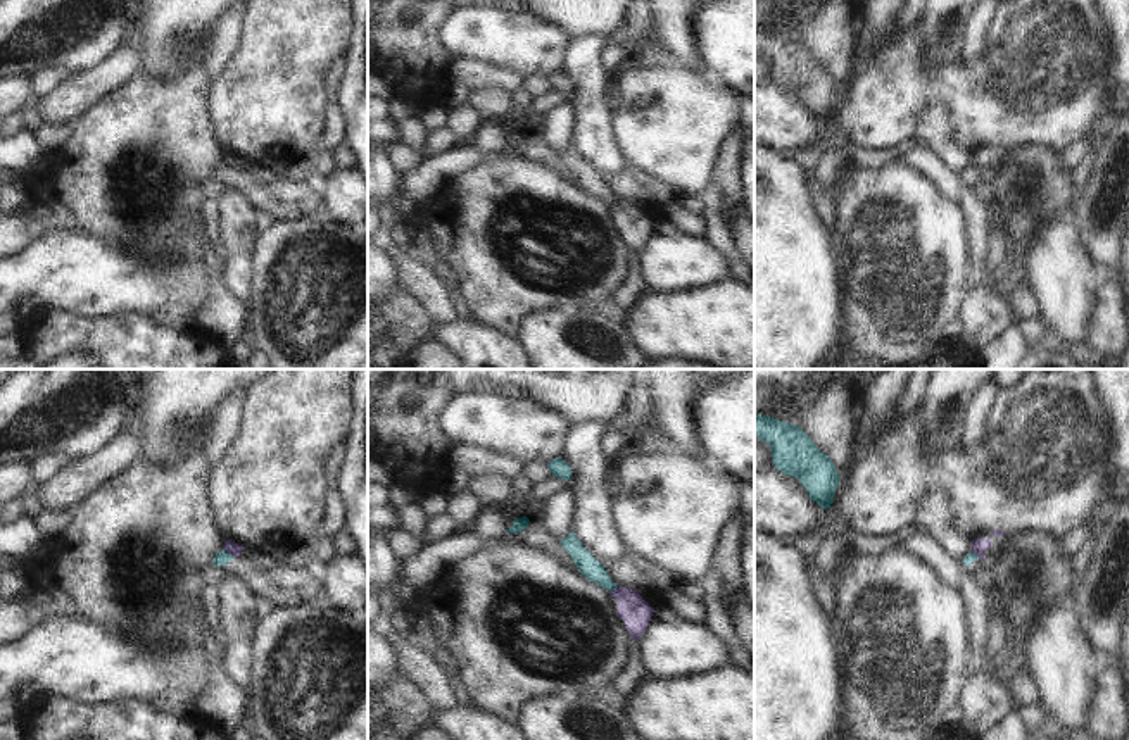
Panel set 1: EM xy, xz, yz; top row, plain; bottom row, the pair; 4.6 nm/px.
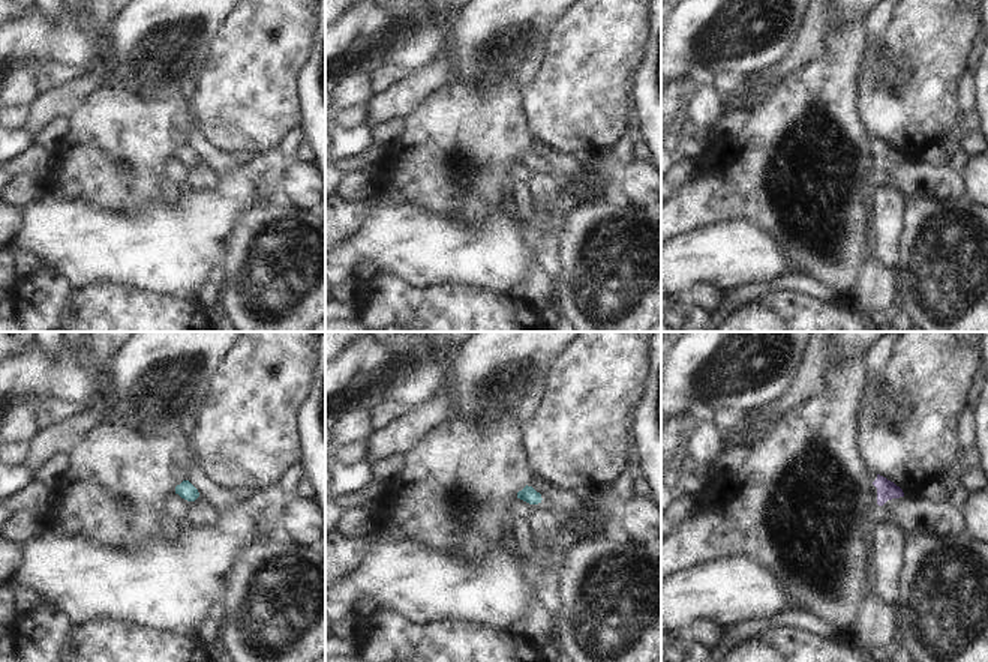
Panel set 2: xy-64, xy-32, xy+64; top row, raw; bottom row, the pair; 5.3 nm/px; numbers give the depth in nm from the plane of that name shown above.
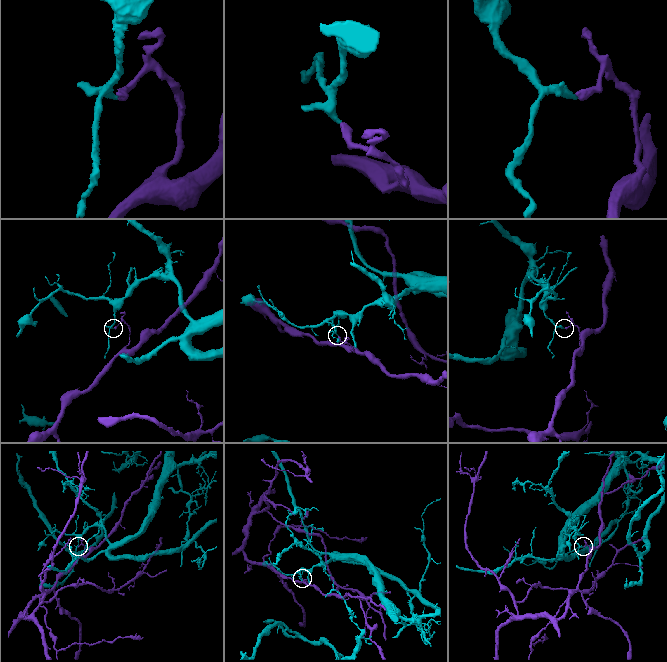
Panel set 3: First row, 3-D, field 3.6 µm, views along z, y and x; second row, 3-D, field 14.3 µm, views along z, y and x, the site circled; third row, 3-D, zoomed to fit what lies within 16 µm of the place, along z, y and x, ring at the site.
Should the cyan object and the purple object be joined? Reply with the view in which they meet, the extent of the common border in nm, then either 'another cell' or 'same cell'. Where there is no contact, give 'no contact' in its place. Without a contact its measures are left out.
xy | 70 nm | another cell

